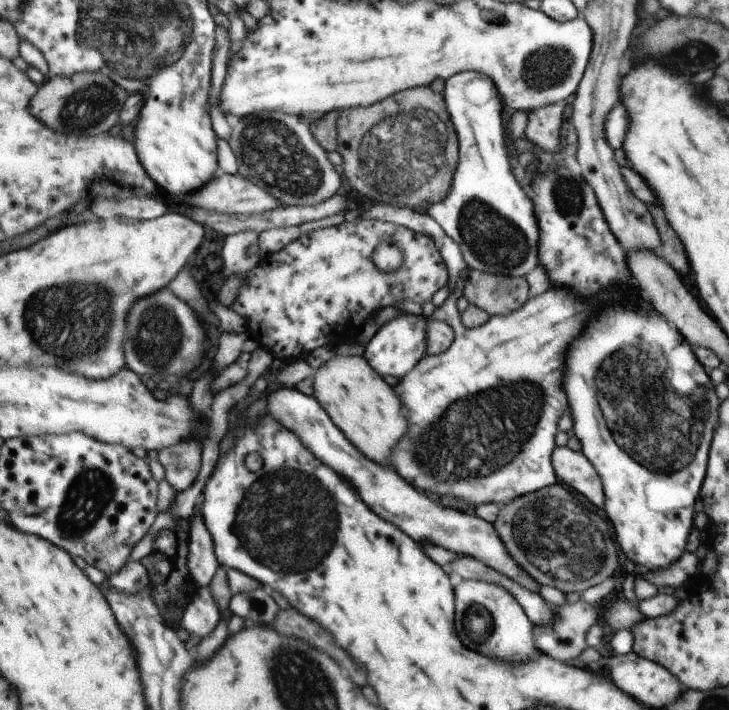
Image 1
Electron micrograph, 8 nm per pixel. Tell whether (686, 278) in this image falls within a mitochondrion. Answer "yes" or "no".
no

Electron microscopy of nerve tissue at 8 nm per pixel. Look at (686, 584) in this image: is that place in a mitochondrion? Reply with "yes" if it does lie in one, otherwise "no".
no

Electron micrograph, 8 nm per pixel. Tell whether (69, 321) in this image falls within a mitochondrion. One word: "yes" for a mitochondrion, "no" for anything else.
yes

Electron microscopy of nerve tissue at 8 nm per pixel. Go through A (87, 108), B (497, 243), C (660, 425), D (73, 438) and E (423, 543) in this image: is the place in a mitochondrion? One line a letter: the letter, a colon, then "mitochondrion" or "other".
A: mitochondrion
B: mitochondrion
C: mitochondrion
D: other
E: other

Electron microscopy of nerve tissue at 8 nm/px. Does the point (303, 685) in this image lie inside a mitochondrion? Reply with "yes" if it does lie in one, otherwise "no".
yes

